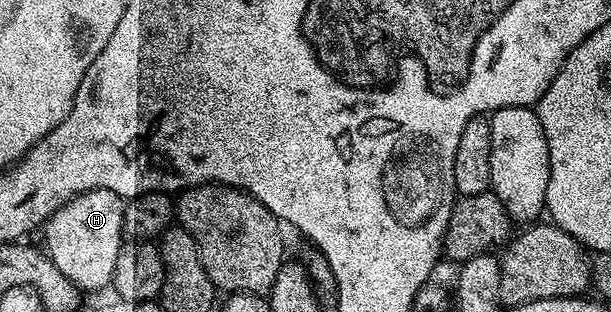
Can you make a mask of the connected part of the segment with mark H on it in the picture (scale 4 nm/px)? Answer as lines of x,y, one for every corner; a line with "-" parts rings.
87,190
71,198
43,225
45,232
44,251
59,266
62,274
67,274
77,283
82,293
108,289
113,283
115,262
121,253
123,243
123,218
126,201
115,190

